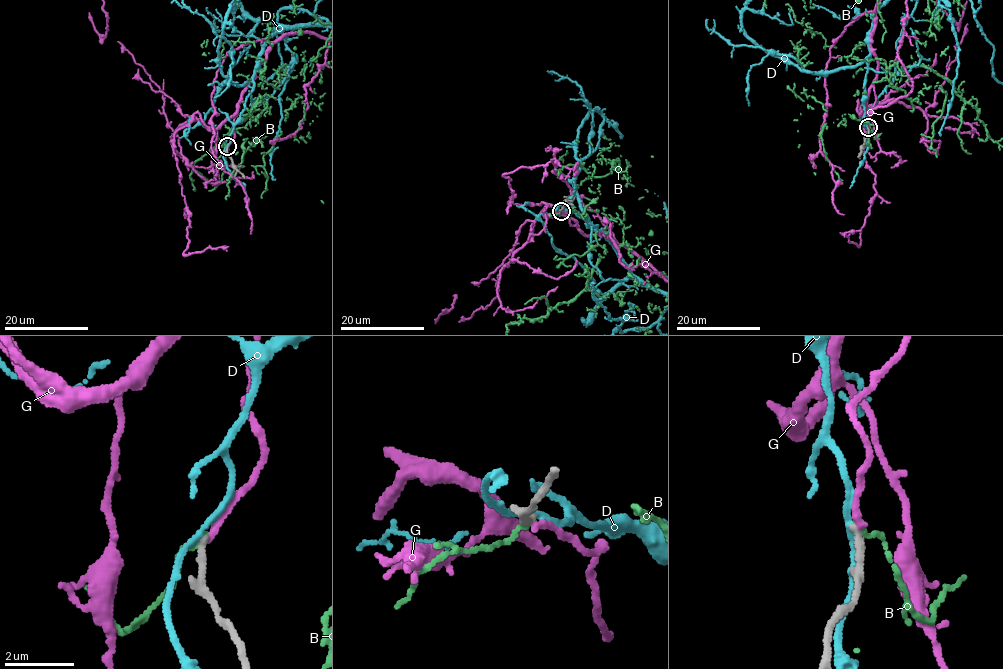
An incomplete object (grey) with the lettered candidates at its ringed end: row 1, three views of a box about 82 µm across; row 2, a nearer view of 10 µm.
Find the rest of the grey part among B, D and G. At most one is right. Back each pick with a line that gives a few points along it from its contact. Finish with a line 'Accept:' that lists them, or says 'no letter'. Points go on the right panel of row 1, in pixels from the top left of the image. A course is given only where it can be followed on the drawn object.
Accept: G

